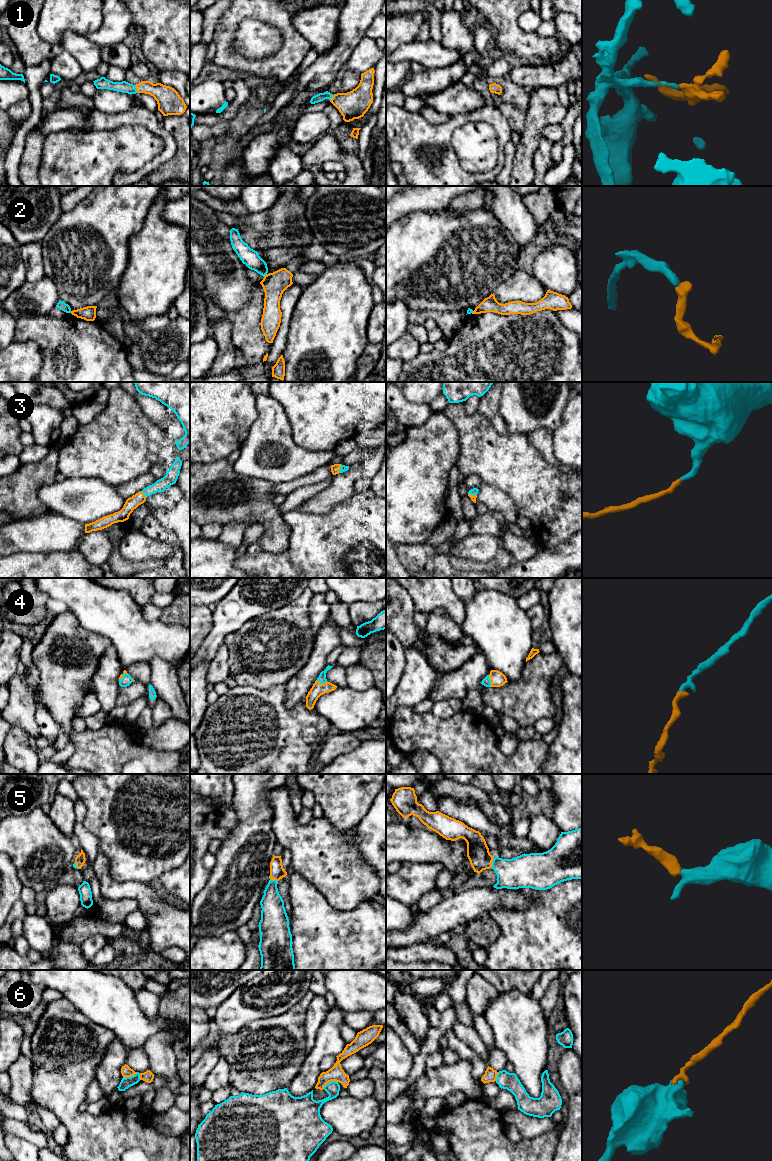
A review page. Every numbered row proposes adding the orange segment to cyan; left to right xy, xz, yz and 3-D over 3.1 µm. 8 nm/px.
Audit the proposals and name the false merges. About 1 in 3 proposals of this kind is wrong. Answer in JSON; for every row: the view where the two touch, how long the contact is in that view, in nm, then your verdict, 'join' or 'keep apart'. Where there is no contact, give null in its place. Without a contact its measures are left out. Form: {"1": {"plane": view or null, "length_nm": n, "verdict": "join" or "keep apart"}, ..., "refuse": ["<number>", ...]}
{"1": {"plane": "xy", "length_nm": 70, "verdict": "join"}, "2": {"plane": "xz", "length_nm": 40, "verdict": "keep apart"}, "3": {"plane": "xy", "length_nm": 70, "verdict": "join"}, "4": {"plane": "yz", "length_nm": 100, "verdict": "join"}, "5": {"plane": "yz", "length_nm": 90, "verdict": "join"}, "6": {"plane": "xz", "length_nm": 130, "verdict": "keep apart"}, "refuse": ["2", "6"]}

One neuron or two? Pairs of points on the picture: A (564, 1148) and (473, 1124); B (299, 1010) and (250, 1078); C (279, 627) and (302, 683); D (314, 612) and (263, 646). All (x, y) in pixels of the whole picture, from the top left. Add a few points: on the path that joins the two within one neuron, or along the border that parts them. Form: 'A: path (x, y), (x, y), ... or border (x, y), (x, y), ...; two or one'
A: border (559, 1130), (554, 1150); two
B: path (289, 1027), (275, 1041), (275, 1046), (261, 1061); one
C: border (311, 653), (307, 662), (285, 685); two
D: border (314, 594), (308, 605), (308, 619), (313, 632); two

